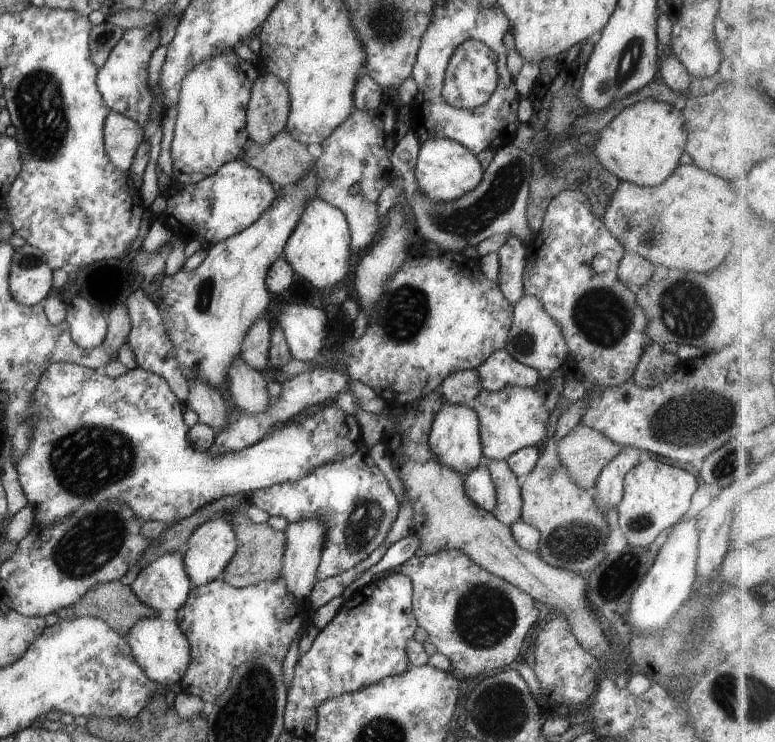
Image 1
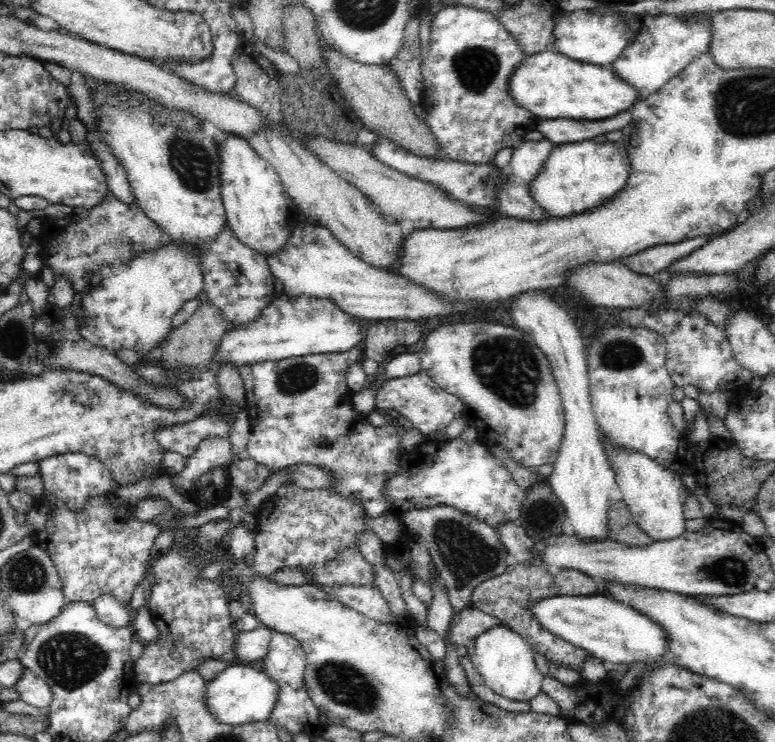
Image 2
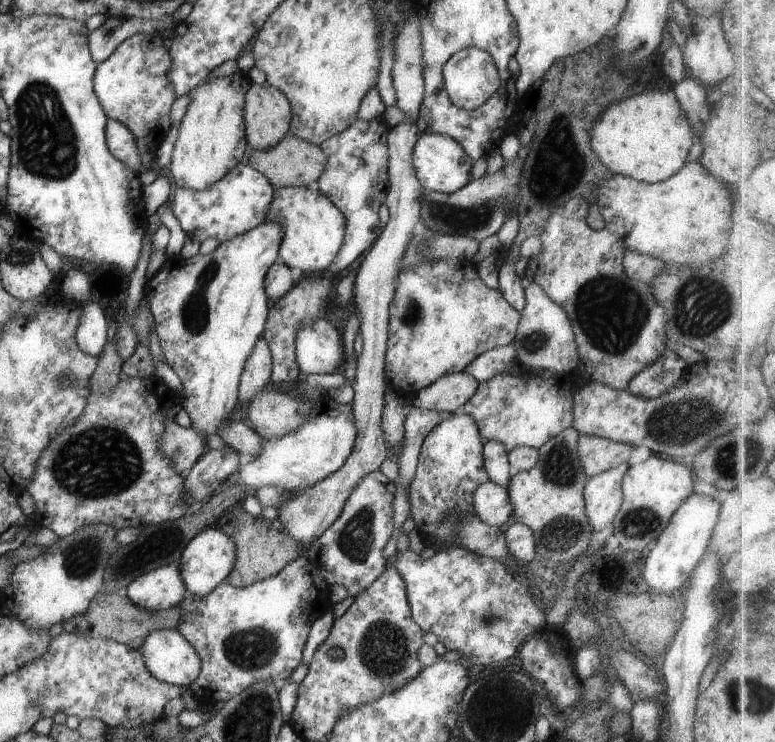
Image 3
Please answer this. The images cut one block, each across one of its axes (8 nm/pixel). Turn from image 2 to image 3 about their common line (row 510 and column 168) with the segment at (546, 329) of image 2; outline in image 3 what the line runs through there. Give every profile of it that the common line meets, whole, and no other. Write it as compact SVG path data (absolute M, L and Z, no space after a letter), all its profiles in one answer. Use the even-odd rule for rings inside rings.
M177 564L166 565L135 578L124 594L129 602L149 611L178 605L186 587Z

